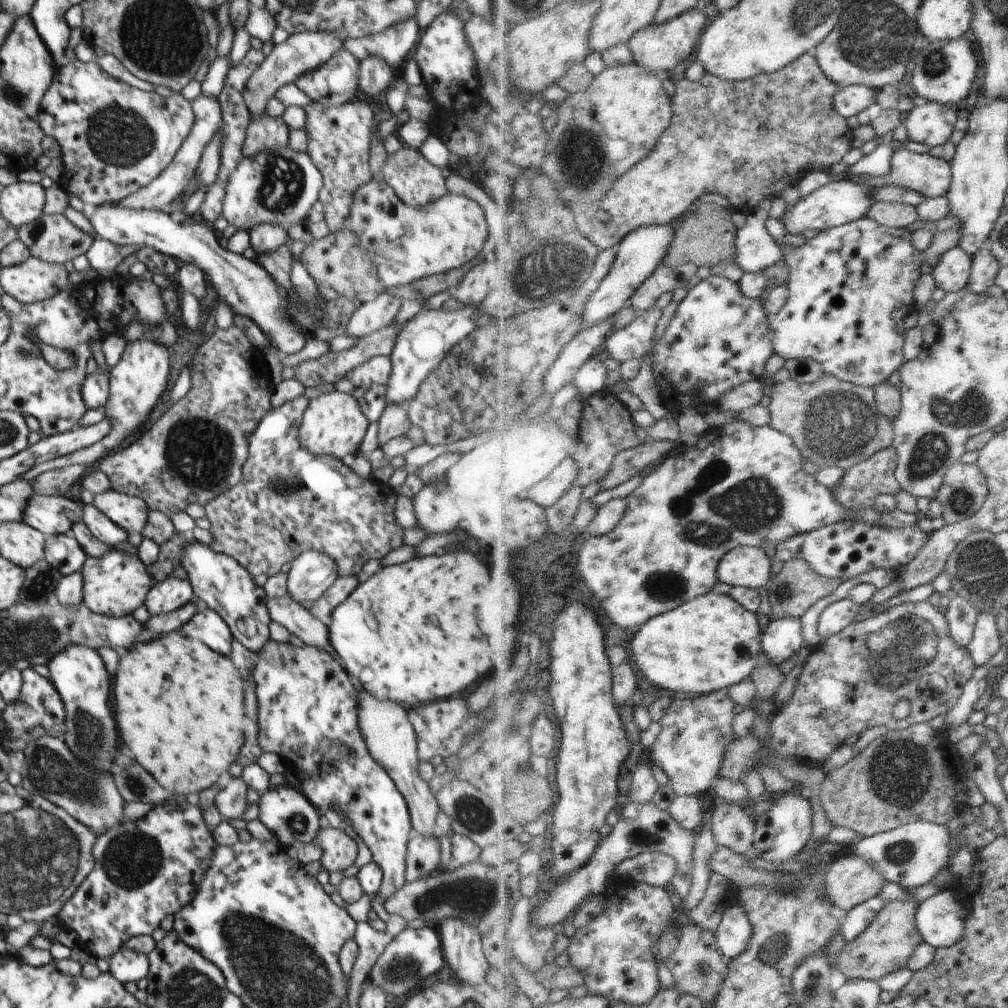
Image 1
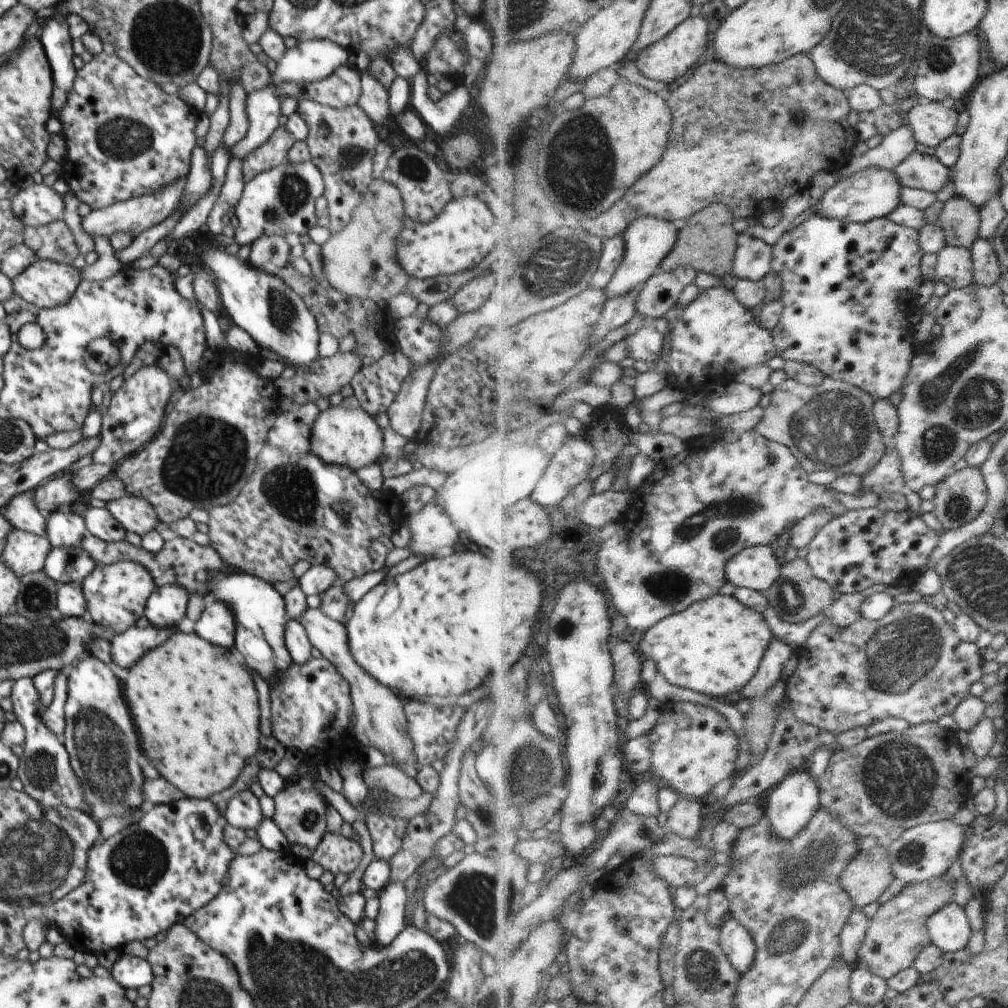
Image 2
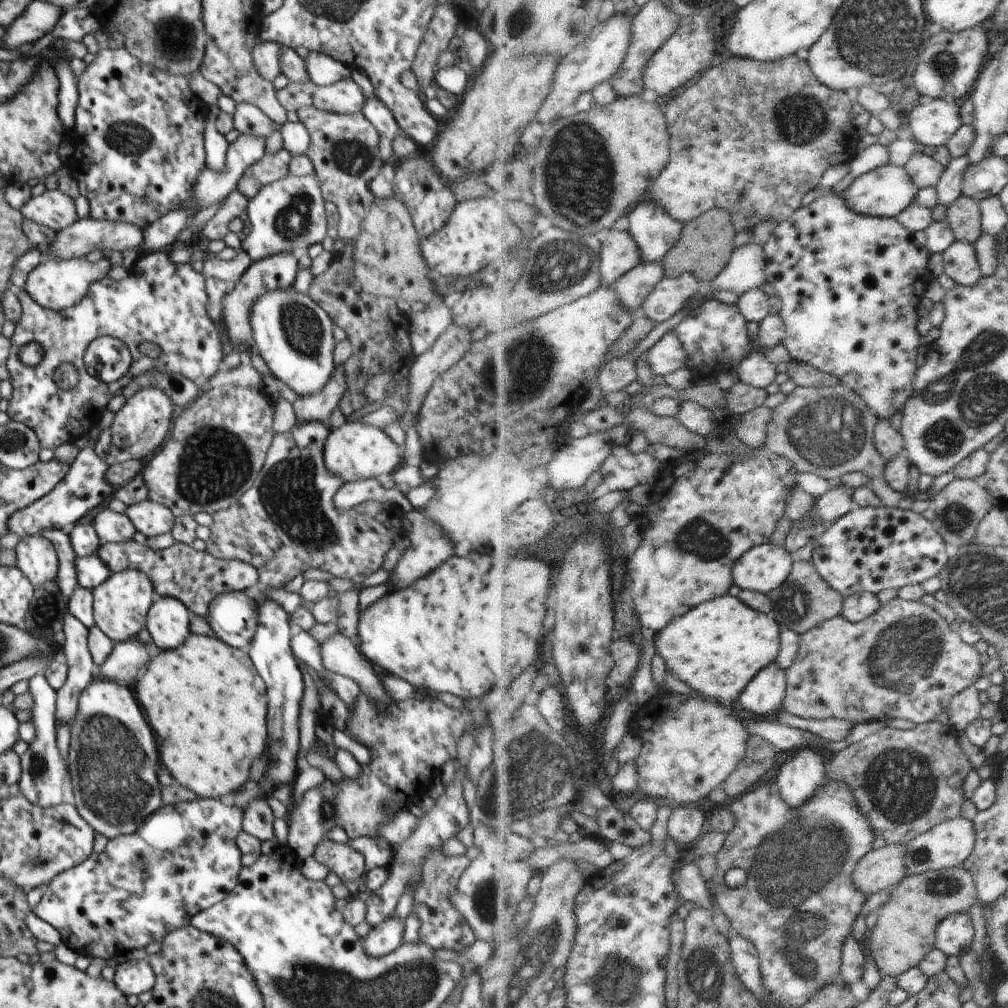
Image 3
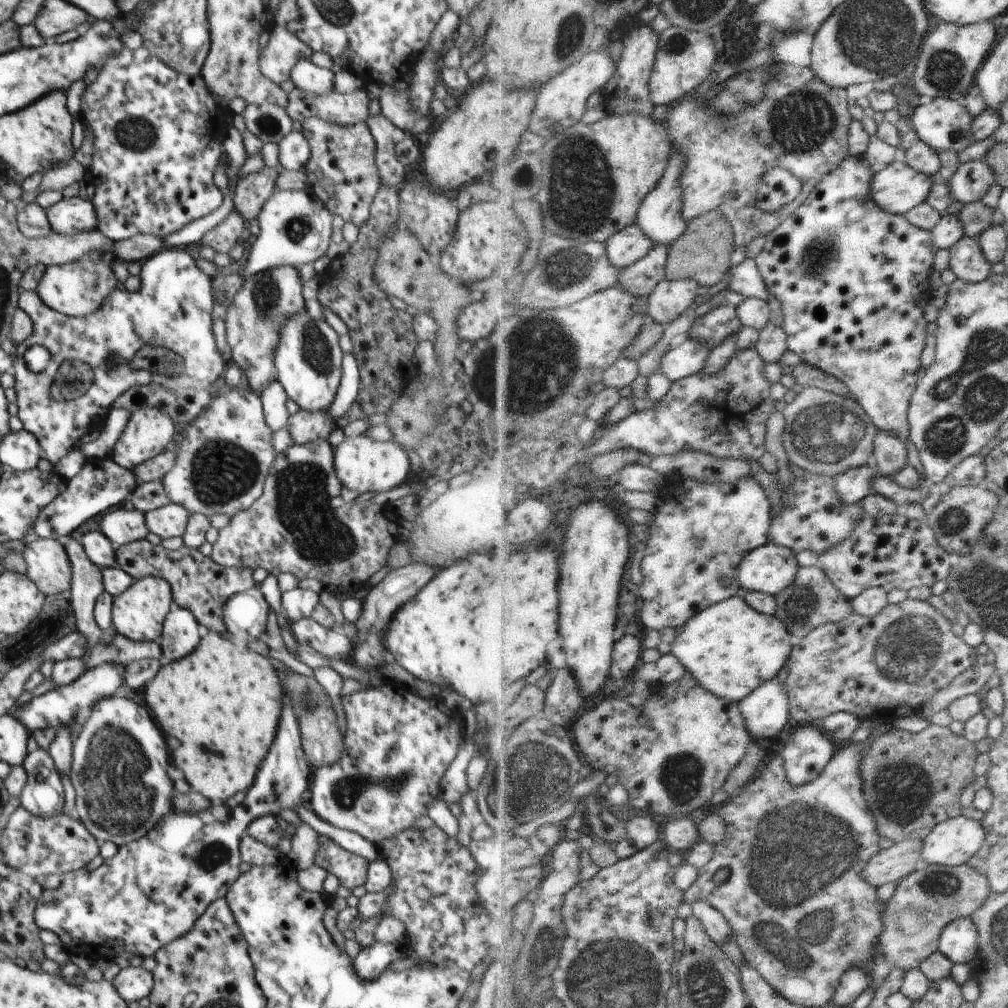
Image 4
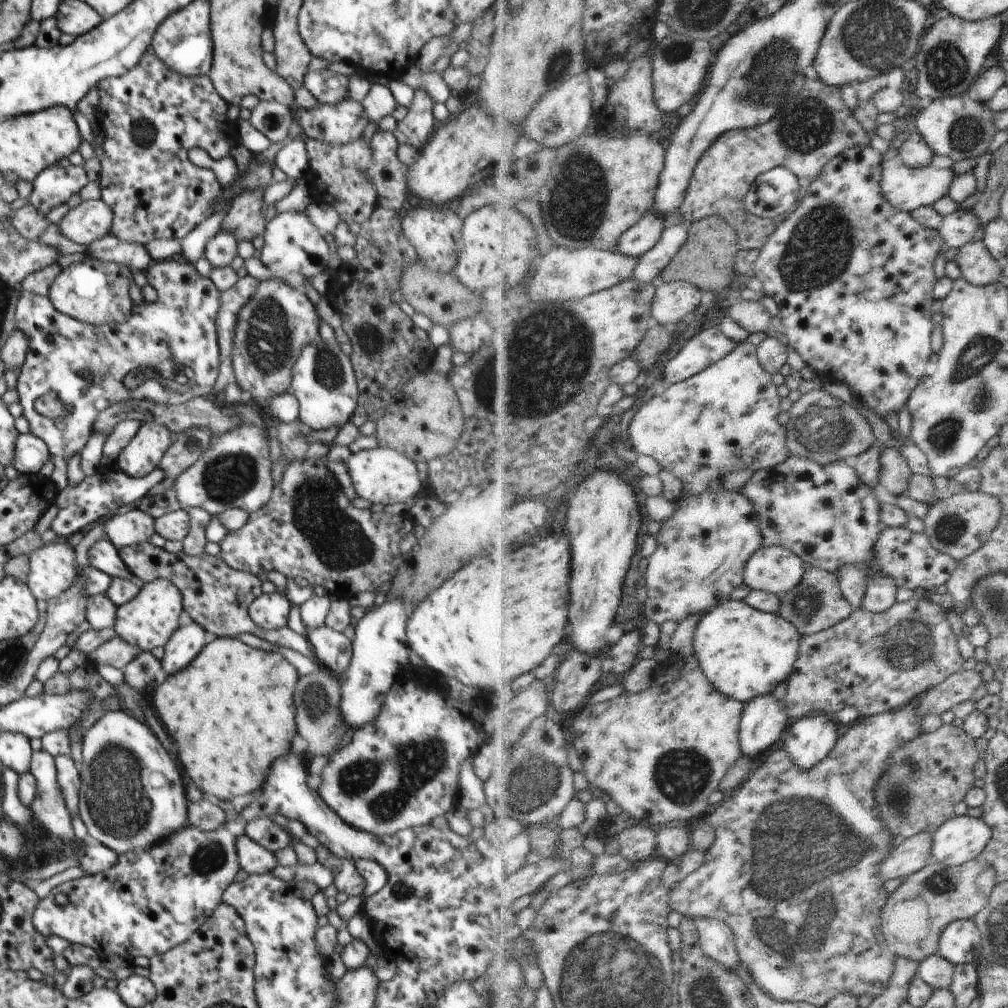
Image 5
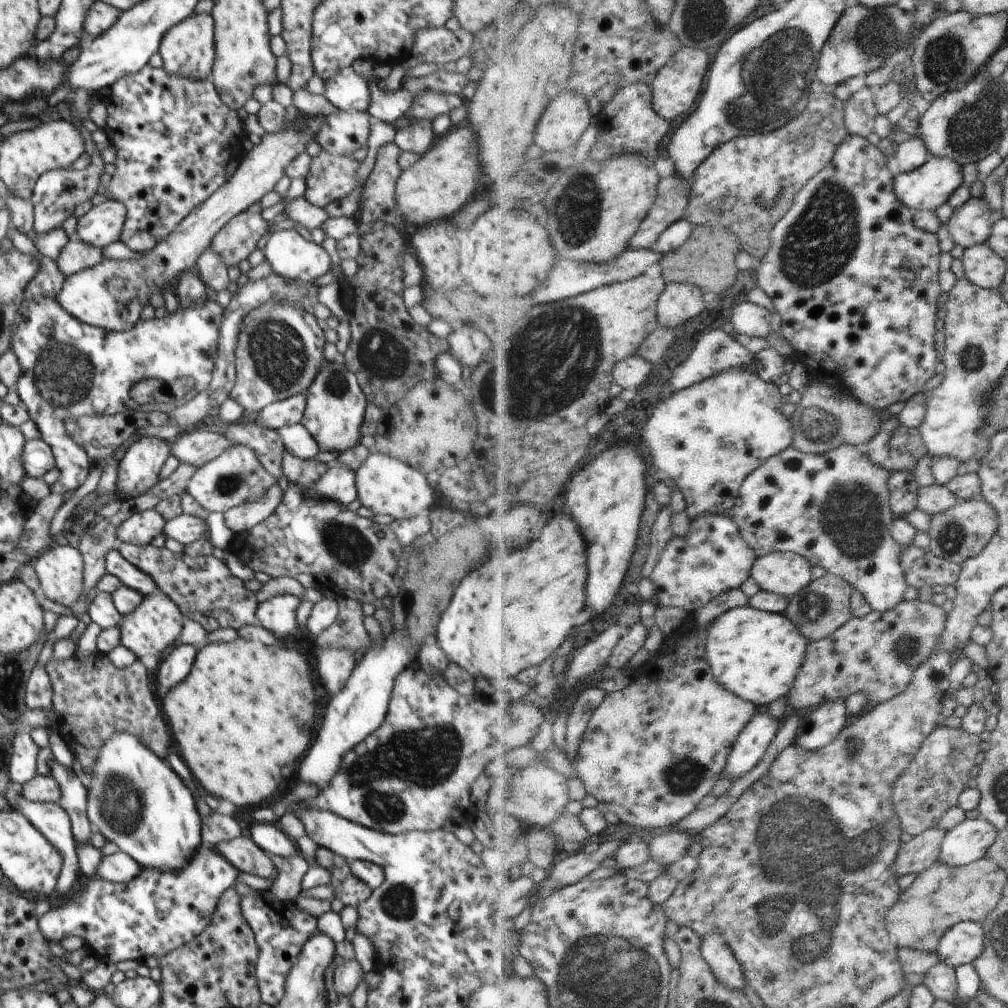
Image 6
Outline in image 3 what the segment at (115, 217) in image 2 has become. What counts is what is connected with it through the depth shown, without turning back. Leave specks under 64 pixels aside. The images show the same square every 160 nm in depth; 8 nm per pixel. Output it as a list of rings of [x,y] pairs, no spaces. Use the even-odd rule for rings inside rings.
[[[92,217],[78,219],[65,229],[55,231],[53,256],[58,260],[68,260],[73,258],[85,257],[95,250],[116,250],[124,252],[128,249],[140,251],[142,246],[143,230],[146,227],[139,227],[135,224],[119,221],[118,223],[109,220],[96,220]]]

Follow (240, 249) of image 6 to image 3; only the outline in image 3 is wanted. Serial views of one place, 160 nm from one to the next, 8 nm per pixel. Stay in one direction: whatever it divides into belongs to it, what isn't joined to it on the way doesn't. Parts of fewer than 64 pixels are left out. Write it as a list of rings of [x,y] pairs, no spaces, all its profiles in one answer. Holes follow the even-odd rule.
[[[284,148],[274,154],[266,153],[244,171],[237,182],[236,190],[248,200],[254,198],[264,185],[280,180],[289,174],[291,157]]]

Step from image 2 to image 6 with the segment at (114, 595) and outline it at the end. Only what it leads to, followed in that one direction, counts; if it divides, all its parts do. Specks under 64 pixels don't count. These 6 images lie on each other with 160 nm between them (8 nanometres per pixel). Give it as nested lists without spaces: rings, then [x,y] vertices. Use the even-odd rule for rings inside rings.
[[[162,591],[143,597],[140,606],[124,616],[121,630],[121,644],[132,651],[137,658],[156,656],[161,659],[174,644],[182,632],[185,616],[181,614],[176,603]]]

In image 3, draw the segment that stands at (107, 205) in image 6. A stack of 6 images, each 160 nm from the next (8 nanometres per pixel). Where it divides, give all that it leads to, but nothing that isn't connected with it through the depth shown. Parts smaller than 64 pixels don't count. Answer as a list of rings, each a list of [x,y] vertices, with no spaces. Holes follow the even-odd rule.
[[[58,189],[46,190],[44,194],[32,197],[20,210],[24,218],[50,227],[53,231],[65,229],[79,219],[74,199]]]

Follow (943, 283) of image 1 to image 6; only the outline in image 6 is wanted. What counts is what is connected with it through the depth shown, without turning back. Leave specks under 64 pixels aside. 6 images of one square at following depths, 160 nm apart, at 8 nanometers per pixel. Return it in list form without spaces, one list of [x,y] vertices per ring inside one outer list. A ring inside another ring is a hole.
[[[986,243],[965,249],[961,257],[965,277],[983,289],[1000,289],[1007,262]]]

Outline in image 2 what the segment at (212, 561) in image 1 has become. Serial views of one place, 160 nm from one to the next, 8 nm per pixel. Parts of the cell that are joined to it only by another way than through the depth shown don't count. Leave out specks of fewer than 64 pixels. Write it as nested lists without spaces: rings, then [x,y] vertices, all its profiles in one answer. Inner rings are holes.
[[[236,569],[208,572],[211,600],[226,604],[234,614],[235,647],[244,656],[245,665],[270,683],[278,672],[288,670],[292,660],[285,646],[284,626],[288,620],[283,597],[268,582]]]

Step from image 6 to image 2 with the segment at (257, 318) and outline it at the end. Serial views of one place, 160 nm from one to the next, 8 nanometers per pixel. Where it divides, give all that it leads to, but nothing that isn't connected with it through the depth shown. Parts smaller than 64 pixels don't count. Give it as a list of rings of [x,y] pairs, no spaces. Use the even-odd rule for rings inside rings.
[[[260,236],[250,245],[249,262],[260,272],[274,275],[280,268],[290,263],[291,246],[284,240],[284,236]]]

